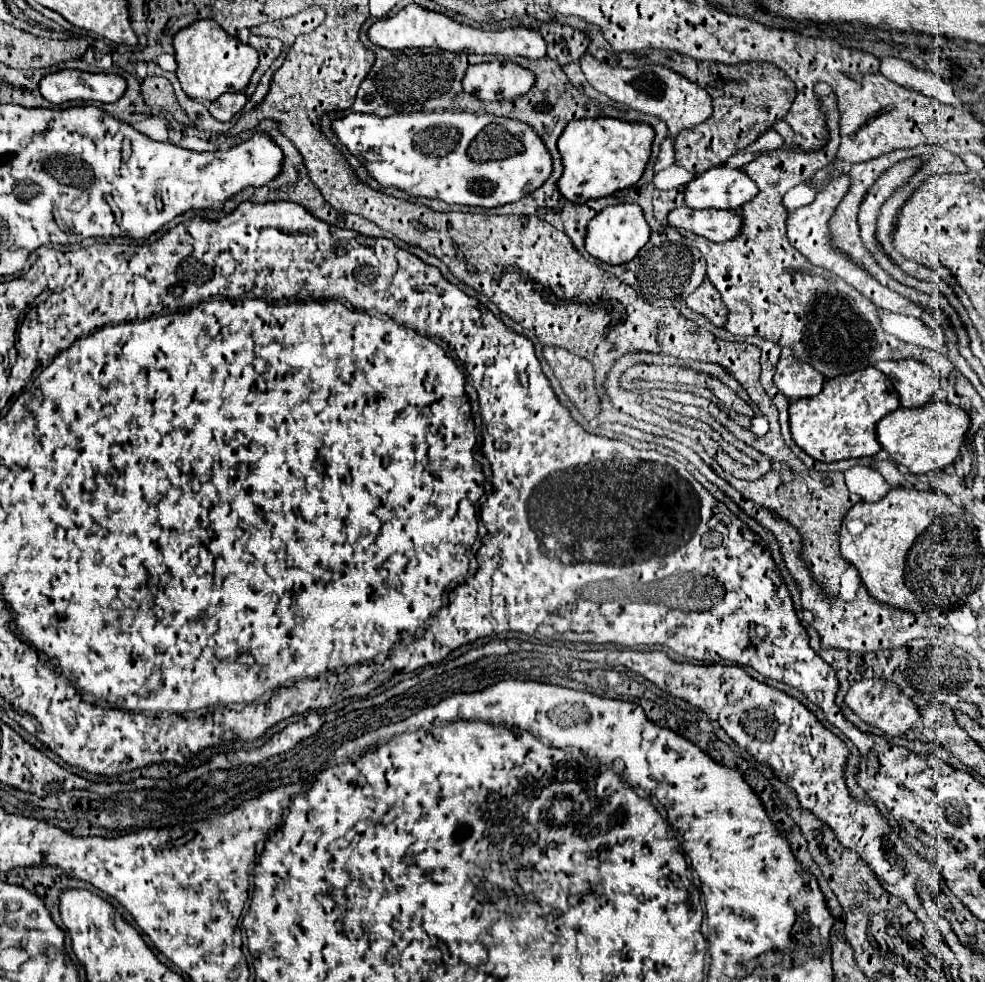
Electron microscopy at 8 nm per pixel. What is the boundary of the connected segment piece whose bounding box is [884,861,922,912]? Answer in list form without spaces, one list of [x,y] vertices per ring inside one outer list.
[[[904,861],[903,864],[906,871],[904,878],[898,880],[896,884],[884,884],[884,888],[886,888],[890,894],[900,896],[900,898],[910,906],[910,910],[914,912],[914,908],[918,908],[918,904],[922,904],[920,898],[918,898],[918,894],[916,894],[916,874],[906,868]]]

